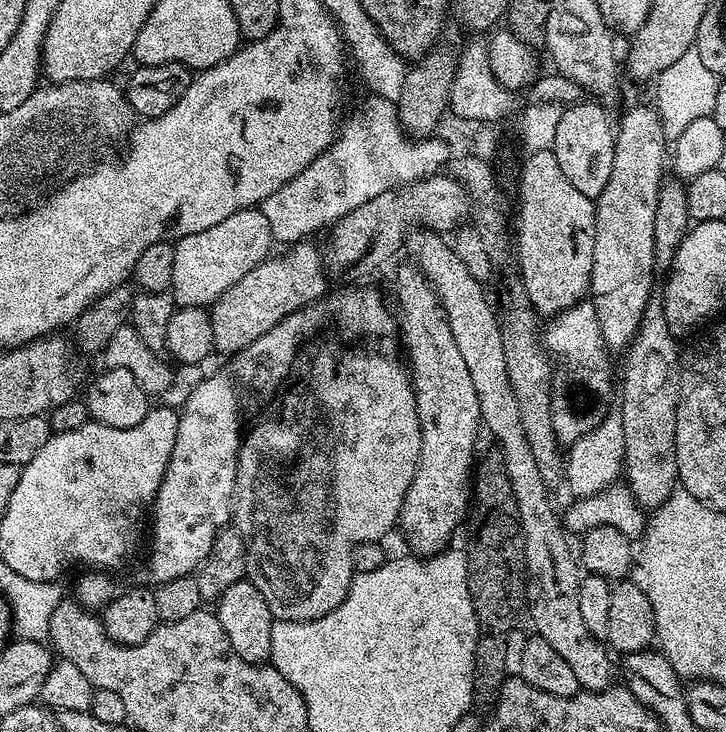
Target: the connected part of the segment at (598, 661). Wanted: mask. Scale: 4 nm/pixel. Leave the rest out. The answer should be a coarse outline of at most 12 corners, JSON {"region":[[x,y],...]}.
{"region":[[431,228],[406,252],[432,283],[526,546],[526,616],[581,689],[613,683],[578,603],[582,565],[507,374],[498,308]]}

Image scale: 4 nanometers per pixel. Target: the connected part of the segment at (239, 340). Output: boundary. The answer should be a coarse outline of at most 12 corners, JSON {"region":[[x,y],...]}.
{"region":[[297,242],[210,305],[217,353],[235,354],[325,299],[321,249]]}

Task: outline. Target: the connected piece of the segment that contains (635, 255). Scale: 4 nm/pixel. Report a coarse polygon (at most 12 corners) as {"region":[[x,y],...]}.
{"region":[[655,107],[614,128],[590,302],[623,349],[654,294],[664,173]]}

